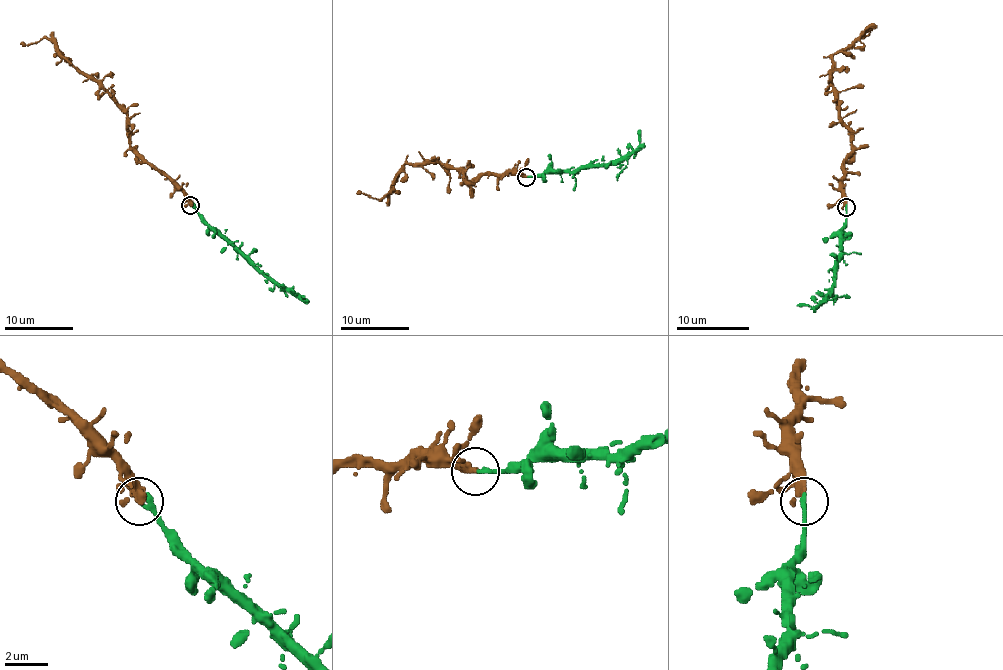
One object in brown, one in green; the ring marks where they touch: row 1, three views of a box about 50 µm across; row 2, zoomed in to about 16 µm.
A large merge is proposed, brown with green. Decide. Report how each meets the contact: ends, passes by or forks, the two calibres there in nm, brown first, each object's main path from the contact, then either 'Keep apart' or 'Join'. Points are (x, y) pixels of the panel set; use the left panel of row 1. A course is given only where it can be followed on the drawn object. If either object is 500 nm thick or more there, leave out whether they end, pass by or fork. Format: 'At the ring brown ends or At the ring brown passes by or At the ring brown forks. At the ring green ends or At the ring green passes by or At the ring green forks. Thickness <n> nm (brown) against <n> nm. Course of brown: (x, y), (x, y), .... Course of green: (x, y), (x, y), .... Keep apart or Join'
At the ring brown passes by. At the ring green ends. Thickness 280 nm (brown) against 280 nm. Course of brown: (190, 205), (190, 199), (131, 146), (126, 111), (93, 79), (80, 74), (43, 37), (36, 42), (21, 42). Course of green: (192, 206), (278, 284), (290, 287), (302, 299), (302, 296). Join

